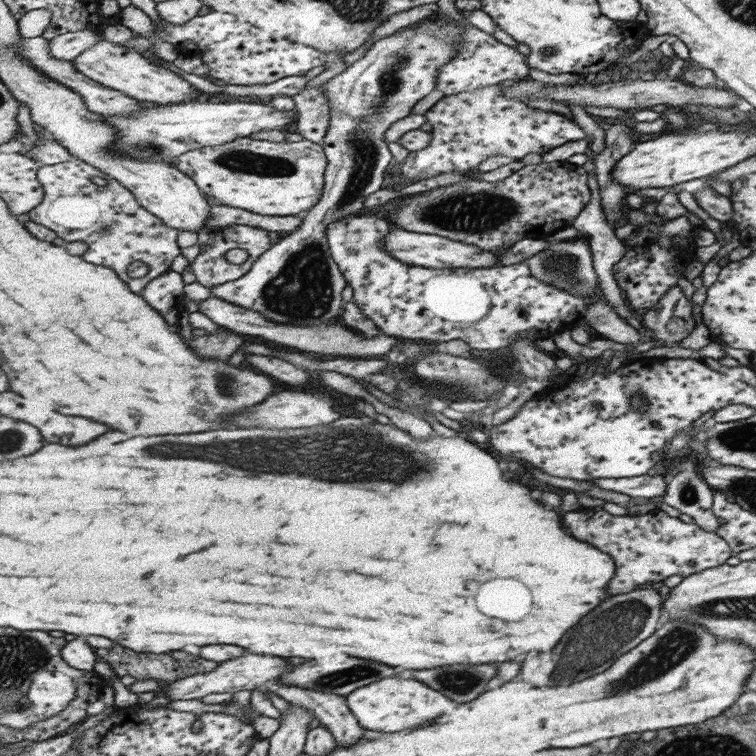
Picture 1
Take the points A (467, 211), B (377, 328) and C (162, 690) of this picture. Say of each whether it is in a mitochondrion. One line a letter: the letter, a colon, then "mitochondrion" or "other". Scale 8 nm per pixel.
A: mitochondrion
B: other
C: other

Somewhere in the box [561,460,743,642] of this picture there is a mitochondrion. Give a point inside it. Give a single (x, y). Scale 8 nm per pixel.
(688, 495)

